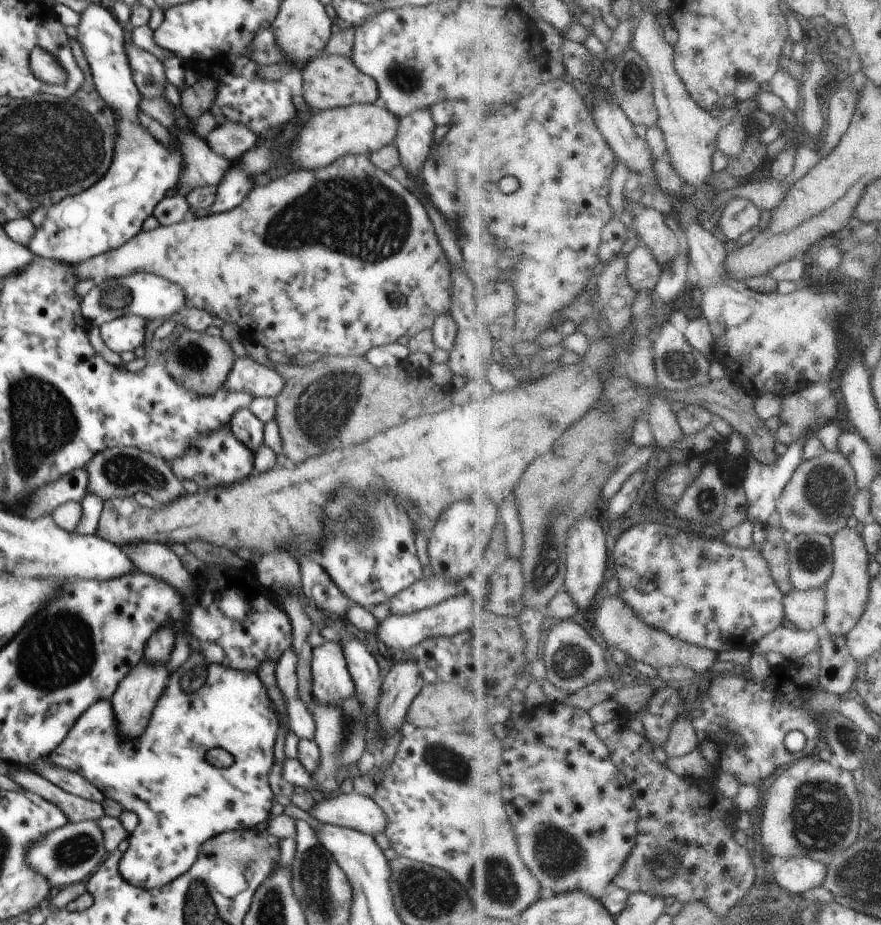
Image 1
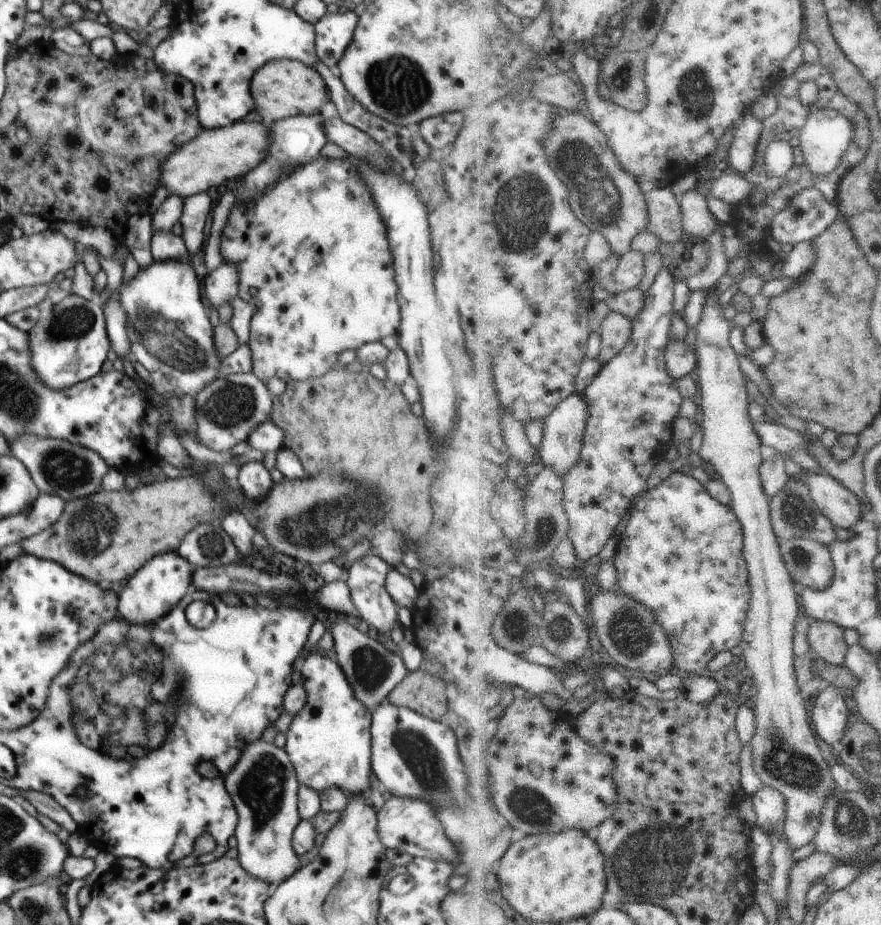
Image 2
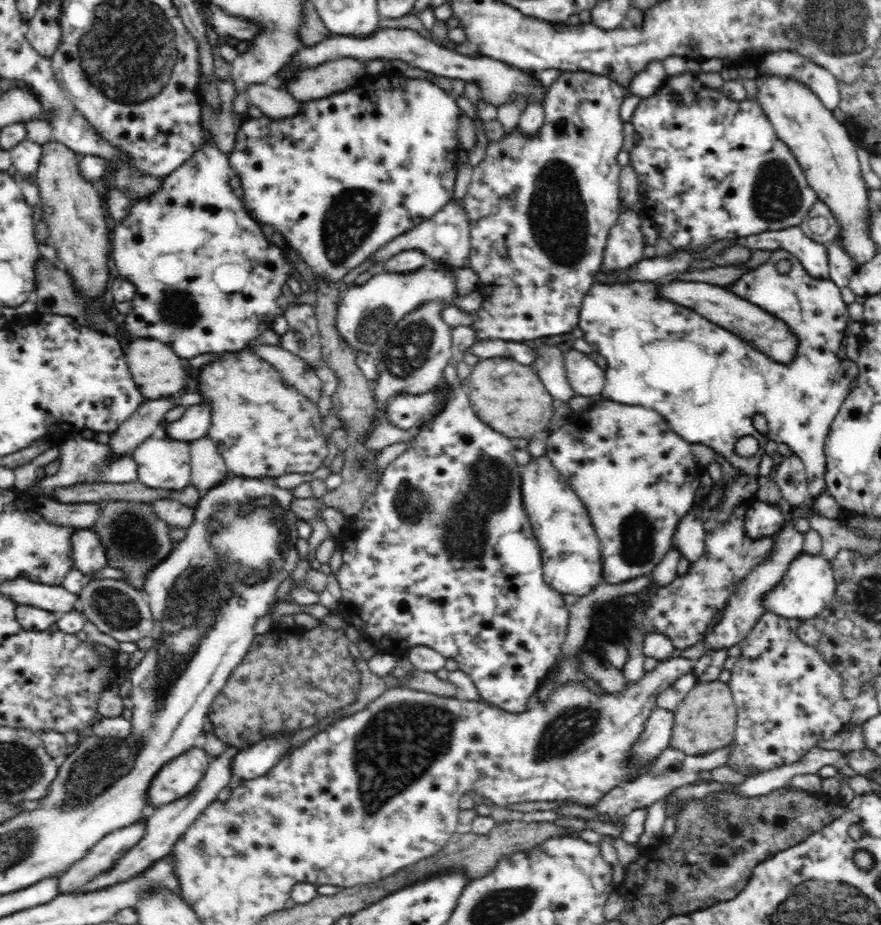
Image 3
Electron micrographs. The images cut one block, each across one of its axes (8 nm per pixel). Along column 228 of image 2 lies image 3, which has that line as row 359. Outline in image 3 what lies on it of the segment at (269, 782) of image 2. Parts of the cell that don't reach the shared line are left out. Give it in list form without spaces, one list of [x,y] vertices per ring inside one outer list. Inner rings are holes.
[[[674,277],[656,283],[660,297],[694,310],[710,322],[722,326],[722,328],[736,334],[736,336],[742,336],[742,340],[754,344],[760,352],[764,352],[766,356],[770,356],[772,360],[776,360],[780,364],[794,362],[799,341],[783,320],[766,313],[754,304],[750,304],[748,300],[735,296],[724,287],[704,282],[683,282],[674,279]]]

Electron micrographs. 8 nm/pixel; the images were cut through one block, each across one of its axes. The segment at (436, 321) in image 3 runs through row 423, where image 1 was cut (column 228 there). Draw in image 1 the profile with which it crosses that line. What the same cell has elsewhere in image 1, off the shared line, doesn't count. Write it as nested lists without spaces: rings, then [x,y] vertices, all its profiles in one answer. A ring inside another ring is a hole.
[[[250,356],[236,357],[223,385],[228,392],[248,392],[253,397],[277,397],[284,390],[284,378],[276,370],[254,361]]]

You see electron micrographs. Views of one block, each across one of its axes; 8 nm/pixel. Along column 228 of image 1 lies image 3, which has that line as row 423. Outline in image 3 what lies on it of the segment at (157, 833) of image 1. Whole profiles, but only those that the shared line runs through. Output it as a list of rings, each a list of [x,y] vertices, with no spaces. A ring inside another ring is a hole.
[[[778,249],[776,252],[774,252],[774,254],[776,254],[776,258],[786,258],[786,260],[790,260],[790,262],[792,262],[792,272],[790,272],[790,274],[778,274],[775,262],[770,260],[770,262],[766,262],[766,264],[762,264],[760,268],[756,268],[756,270],[752,270],[752,272],[744,274],[744,276],[739,278],[737,282],[729,287],[726,287],[726,290],[732,292],[735,296],[738,296],[743,300],[745,299],[748,300],[748,302],[752,302],[752,304],[762,308],[766,313],[774,315],[776,318],[783,320],[783,322],[789,326],[791,332],[794,332],[794,335],[799,341],[799,348],[796,349],[796,352],[798,352],[798,358],[796,358],[796,360],[794,360],[794,364],[790,364],[790,366],[782,366],[782,364],[778,364],[778,362],[770,360],[770,358],[768,358],[768,356],[764,356],[762,352],[754,350],[750,344],[746,344],[746,342],[742,342],[740,338],[736,338],[734,333],[722,328],[722,326],[718,326],[717,324],[710,322],[707,318],[700,316],[700,314],[696,313],[694,310],[685,308],[684,306],[678,305],[670,300],[667,300],[666,298],[660,297],[656,282],[632,281],[624,285],[607,285],[600,283],[594,284],[581,304],[578,327],[582,329],[582,332],[584,333],[583,338],[588,342],[588,344],[590,344],[594,350],[604,356],[607,361],[608,370],[605,370],[605,385],[601,392],[601,395],[604,396],[604,398],[629,406],[648,406],[647,409],[658,412],[670,425],[670,428],[684,440],[687,440],[691,444],[696,443],[709,446],[710,448],[714,449],[719,456],[723,456],[734,468],[737,468],[742,473],[752,476],[759,476],[758,466],[760,466],[762,456],[765,455],[764,448],[766,446],[766,442],[768,442],[768,440],[774,440],[776,443],[783,442],[784,444],[787,444],[792,450],[793,454],[798,456],[798,458],[804,463],[806,474],[810,478],[807,484],[809,494],[810,496],[817,498],[820,496],[820,494],[826,492],[824,479],[826,472],[824,440],[826,440],[826,436],[828,436],[828,432],[830,432],[830,424],[832,424],[832,420],[836,418],[838,412],[840,412],[840,408],[842,407],[844,400],[849,395],[848,390],[850,382],[852,382],[852,380],[858,376],[858,367],[856,362],[851,361],[849,358],[847,358],[845,361],[840,361],[840,359],[838,359],[838,350],[840,350],[842,342],[844,342],[846,336],[848,336],[848,331],[853,330],[854,325],[849,315],[848,305],[844,303],[840,288],[838,288],[834,282],[830,281],[829,279],[816,279],[808,275],[808,273],[806,273],[806,269],[802,267],[800,261],[793,254],[790,254],[785,250]],[[756,412],[758,412],[758,414],[762,414],[762,416],[766,418],[766,422],[768,422],[769,431],[765,434],[760,434],[760,432],[758,432],[758,430],[752,426],[752,418],[756,416]],[[743,436],[754,436],[754,438],[757,438],[759,442],[759,449],[757,453],[748,458],[744,458],[740,454],[736,453],[736,442],[738,442],[738,440],[740,440],[740,438]]]

